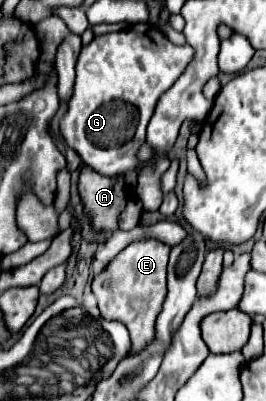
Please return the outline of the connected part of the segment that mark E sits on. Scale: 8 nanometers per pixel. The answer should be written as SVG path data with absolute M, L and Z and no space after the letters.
M139 239L129 243L111 265L99 273L91 287L99 301L99 311L103 319L121 321L127 325L133 337L133 351L139 351L153 339L155 319L167 295L167 265L171 247L159 239Z

